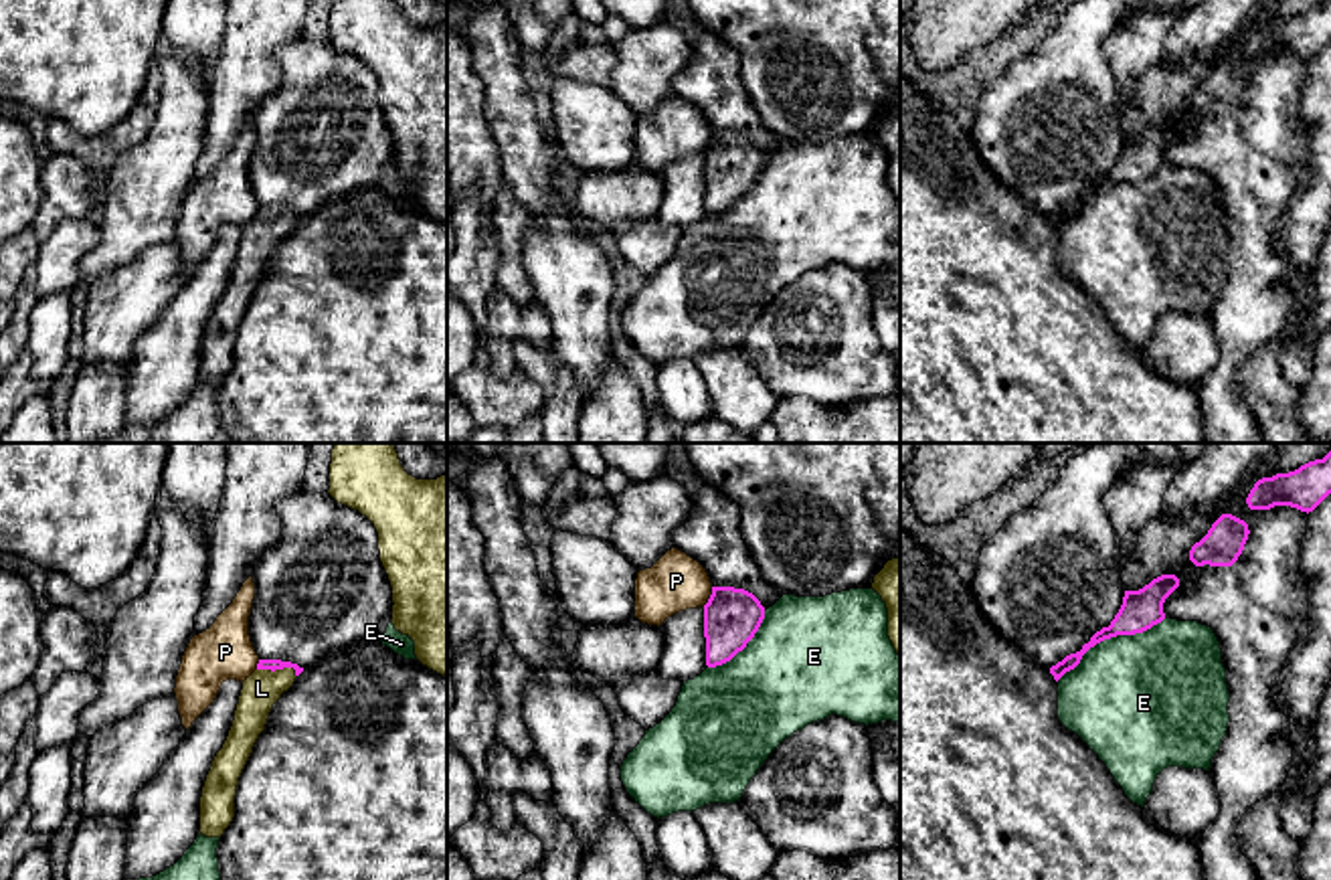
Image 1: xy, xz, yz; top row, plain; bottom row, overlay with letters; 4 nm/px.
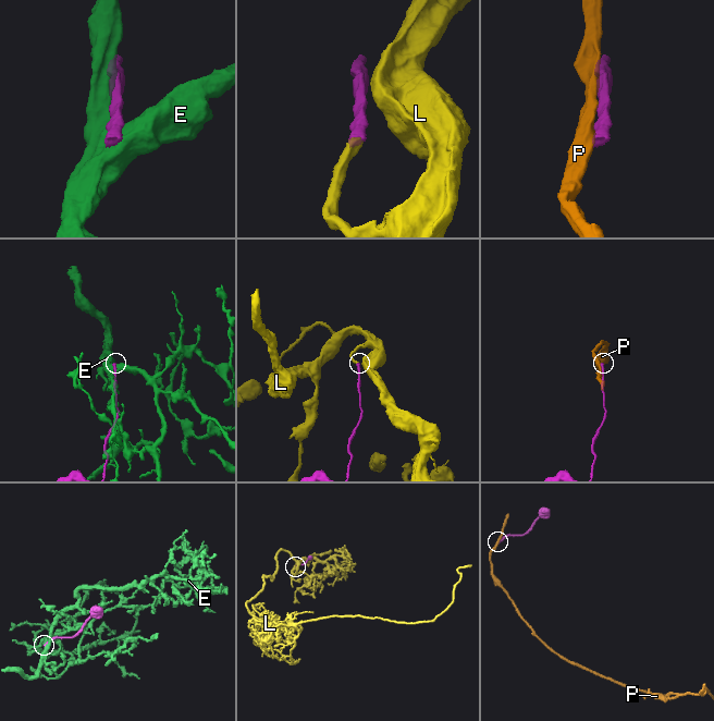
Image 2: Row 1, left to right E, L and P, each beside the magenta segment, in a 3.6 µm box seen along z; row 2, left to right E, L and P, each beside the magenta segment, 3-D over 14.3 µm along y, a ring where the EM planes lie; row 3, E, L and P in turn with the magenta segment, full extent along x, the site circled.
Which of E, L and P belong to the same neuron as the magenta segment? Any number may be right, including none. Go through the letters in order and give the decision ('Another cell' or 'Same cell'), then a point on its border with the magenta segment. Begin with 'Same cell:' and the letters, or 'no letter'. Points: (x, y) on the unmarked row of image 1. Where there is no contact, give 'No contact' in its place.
Same cell: L
E: Another cell. Touches magenta at yz (1109, 185)
L: Same cell. Touches magenta at xy (280, 215)
P: Another cell. Touches magenta at xz (711, 144)

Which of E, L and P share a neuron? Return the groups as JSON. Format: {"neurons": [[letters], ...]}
{"neurons": [["E"], ["L"], ["P"]]}

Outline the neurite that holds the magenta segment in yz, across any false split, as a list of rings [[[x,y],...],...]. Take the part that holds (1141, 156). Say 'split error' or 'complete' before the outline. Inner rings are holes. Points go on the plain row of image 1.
complete; [[[1161,121],[1139,138],[1125,138],[1123,152],[1111,172],[1096,178],[1080,198],[1066,202],[1050,214],[1054,227],[1058,229],[1066,218],[1074,216],[1096,190],[1117,182],[1143,180],[1161,170],[1165,166],[1163,150],[1177,134],[1179,125],[1175,121]]]

